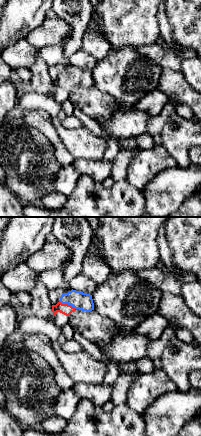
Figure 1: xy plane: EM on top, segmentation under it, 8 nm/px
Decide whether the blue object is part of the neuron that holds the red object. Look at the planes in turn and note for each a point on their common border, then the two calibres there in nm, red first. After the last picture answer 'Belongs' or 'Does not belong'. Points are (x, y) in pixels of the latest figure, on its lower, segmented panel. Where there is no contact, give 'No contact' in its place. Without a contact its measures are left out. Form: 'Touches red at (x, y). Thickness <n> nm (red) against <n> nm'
Touches red at (67, 304). Thickness 90 nm (red) against 140 nm

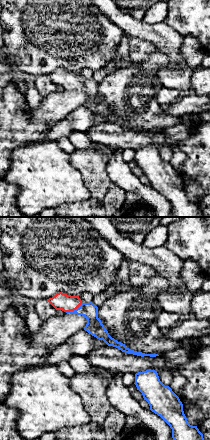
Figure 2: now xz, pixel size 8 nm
Touches red at (74, 309). Thickness 140 nm (red) against 140 nm

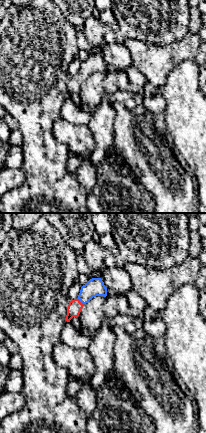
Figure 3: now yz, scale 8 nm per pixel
Touches red at (79, 301). Thickness 110 nm (red) against 150 nm

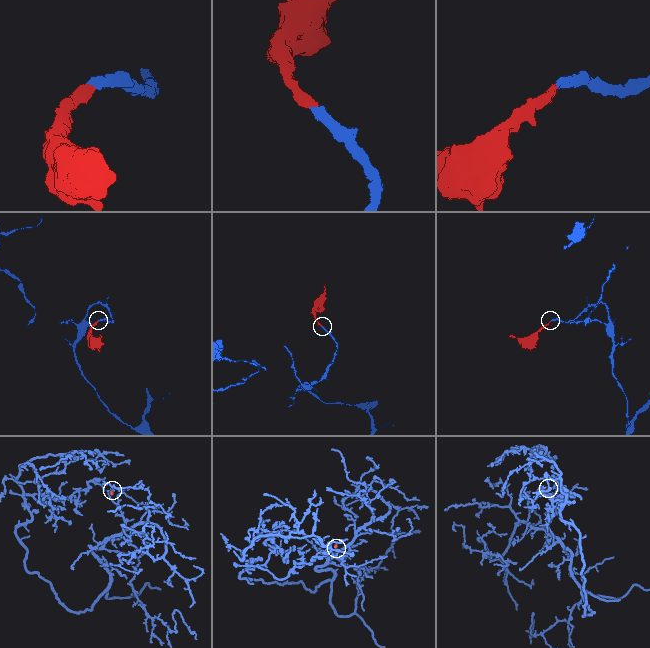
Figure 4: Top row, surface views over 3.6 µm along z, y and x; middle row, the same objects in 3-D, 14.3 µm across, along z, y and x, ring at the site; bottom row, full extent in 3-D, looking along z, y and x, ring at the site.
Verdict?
Belongs

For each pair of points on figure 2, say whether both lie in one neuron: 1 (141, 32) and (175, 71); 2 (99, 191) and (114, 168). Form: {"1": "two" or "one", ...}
{"1": "one", "2": "two"}

